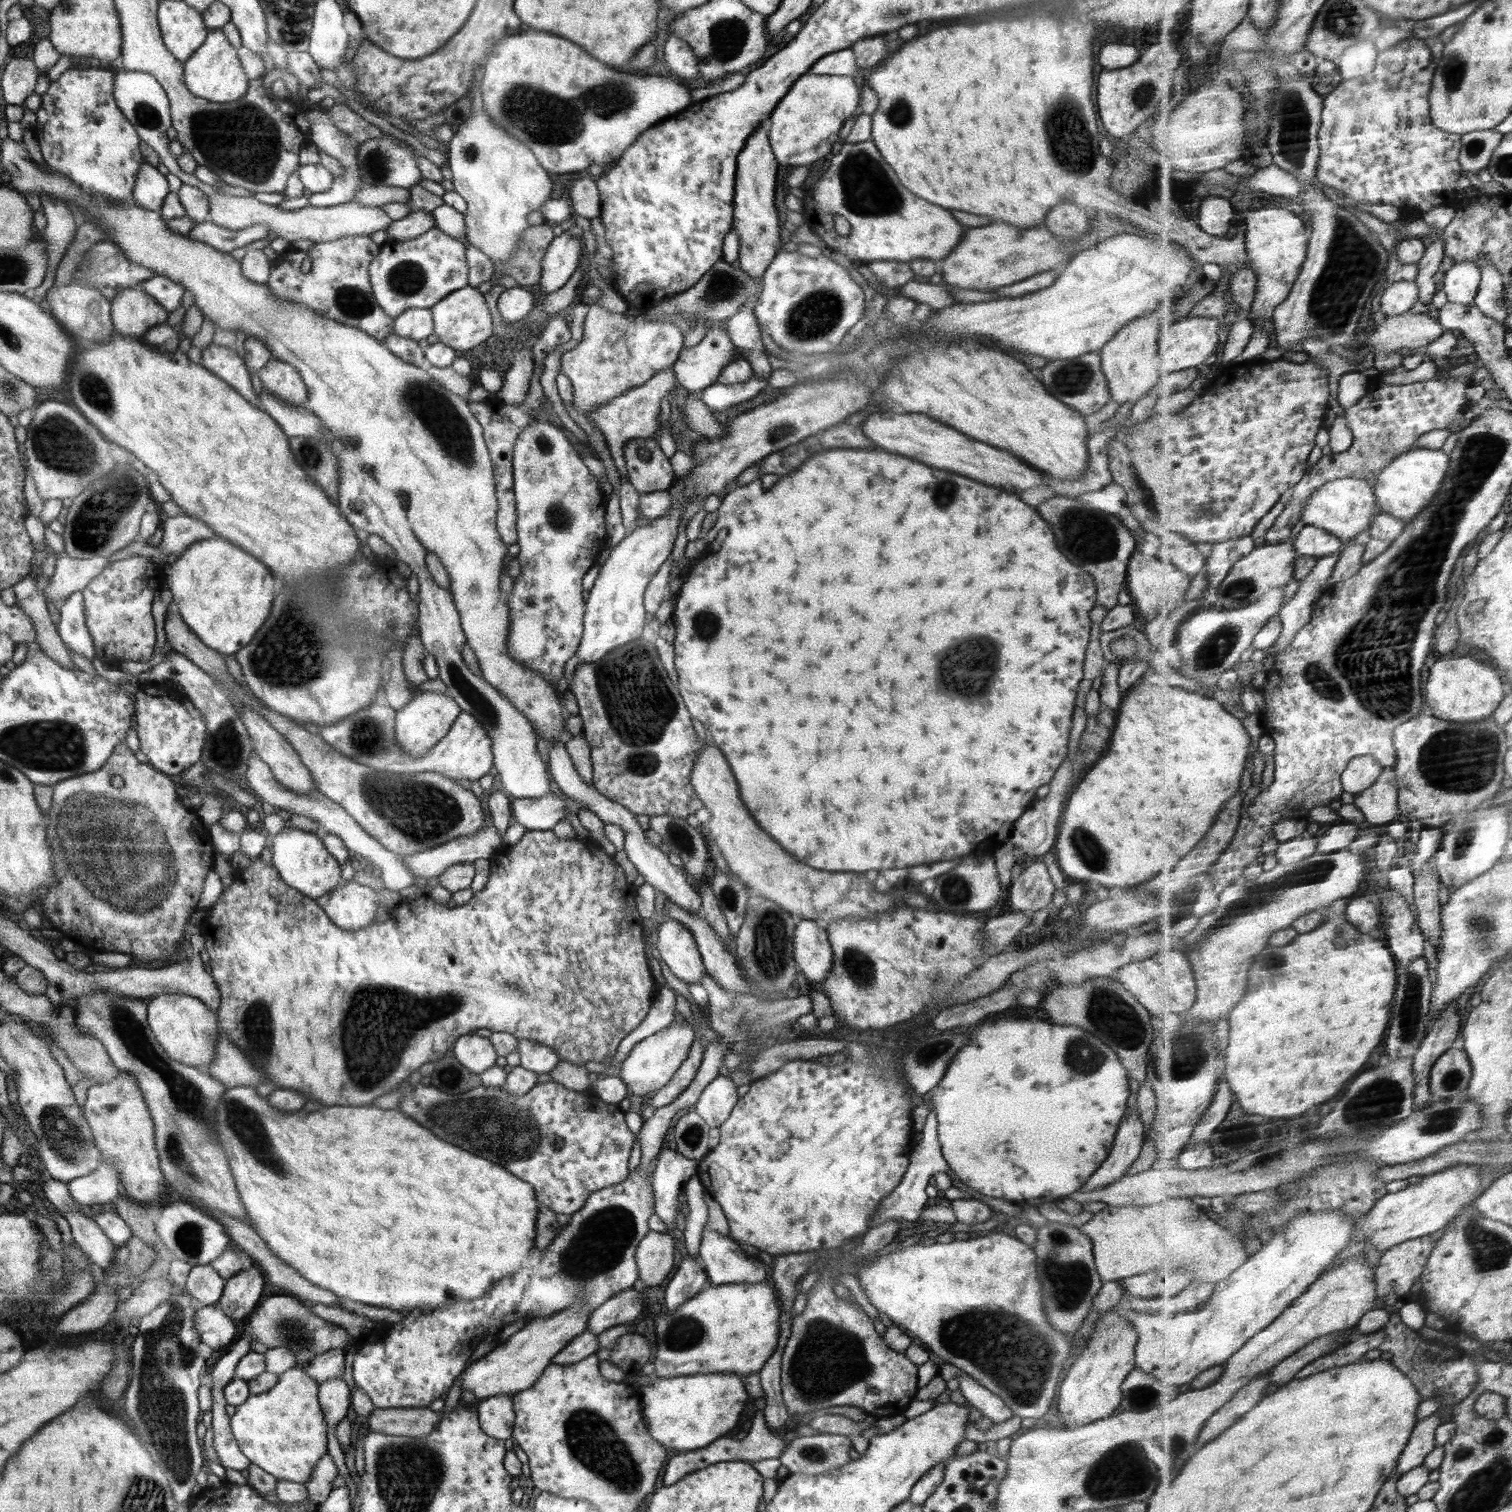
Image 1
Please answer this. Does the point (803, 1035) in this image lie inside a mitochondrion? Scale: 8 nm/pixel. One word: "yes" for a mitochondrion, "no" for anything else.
no

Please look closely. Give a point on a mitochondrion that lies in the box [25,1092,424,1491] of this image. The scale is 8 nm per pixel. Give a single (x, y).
(160, 1409)

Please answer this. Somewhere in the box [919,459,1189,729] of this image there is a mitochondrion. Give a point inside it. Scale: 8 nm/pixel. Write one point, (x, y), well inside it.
(1090, 541)

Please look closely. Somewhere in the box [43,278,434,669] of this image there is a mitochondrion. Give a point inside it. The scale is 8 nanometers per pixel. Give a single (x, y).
(94, 524)

